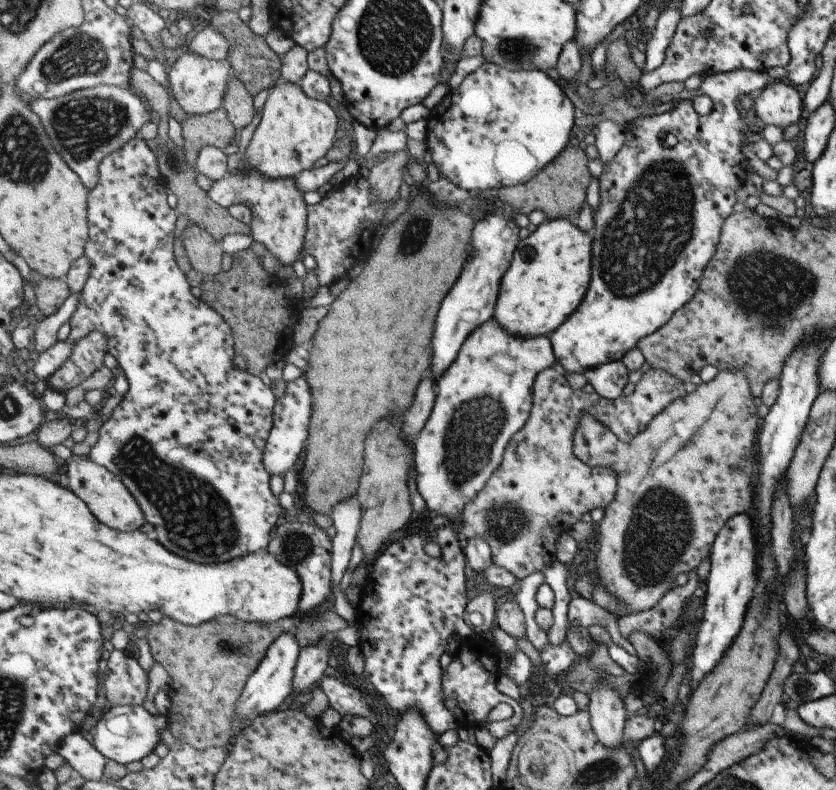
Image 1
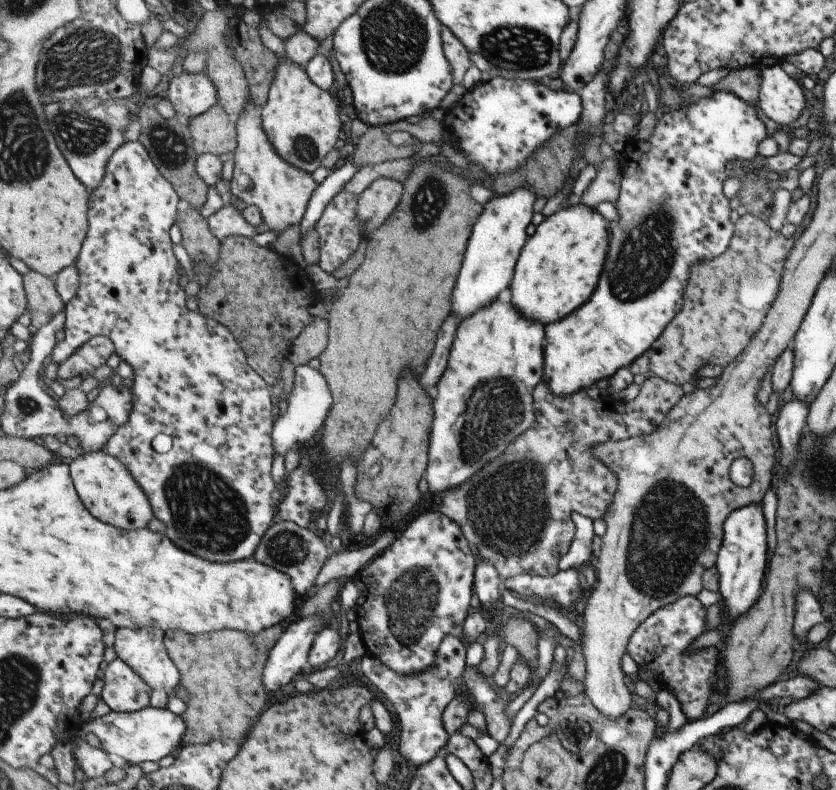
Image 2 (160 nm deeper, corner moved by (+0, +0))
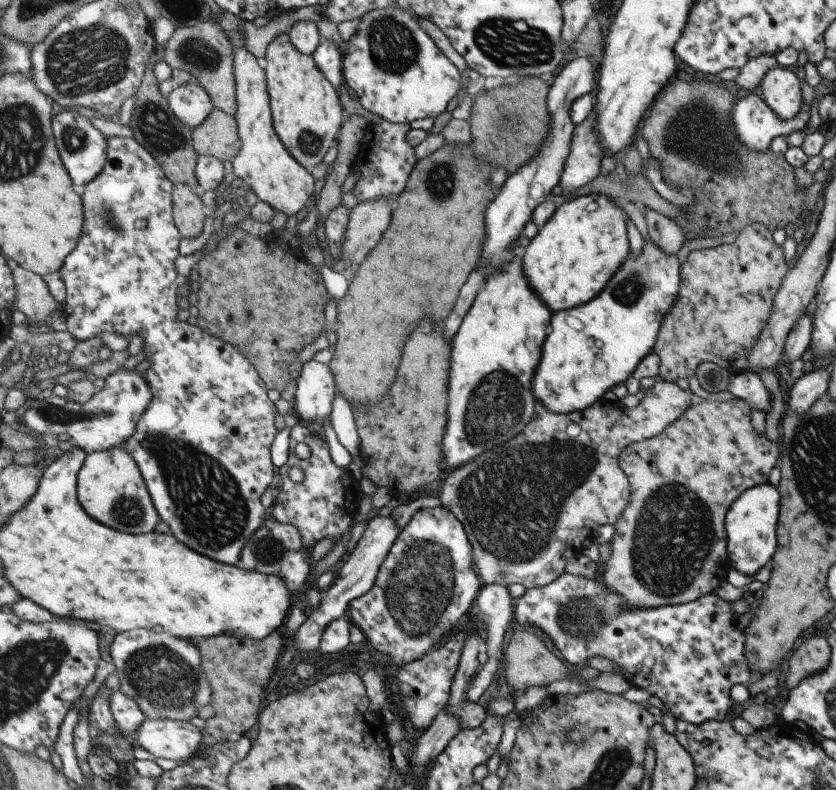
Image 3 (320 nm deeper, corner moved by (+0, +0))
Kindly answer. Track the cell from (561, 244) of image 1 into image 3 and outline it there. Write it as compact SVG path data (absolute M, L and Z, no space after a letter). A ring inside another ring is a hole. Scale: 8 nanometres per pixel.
M585 194L555 210L543 228L523 247L530 285L555 312L580 307L601 292L629 254L625 212L602 194Z

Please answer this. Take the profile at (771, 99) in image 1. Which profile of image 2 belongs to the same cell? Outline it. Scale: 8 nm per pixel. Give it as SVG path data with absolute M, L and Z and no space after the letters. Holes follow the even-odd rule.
M780 64L761 68L760 89L756 104L769 120L783 129L799 116L805 107L803 90L780 67Z

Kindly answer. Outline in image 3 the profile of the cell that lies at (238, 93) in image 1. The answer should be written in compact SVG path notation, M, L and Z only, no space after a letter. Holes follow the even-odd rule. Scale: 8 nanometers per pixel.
M205 21L176 29L163 46L163 51L164 61L172 69L190 72L206 88L215 109L224 110L234 117L238 114L234 48L219 21Z

